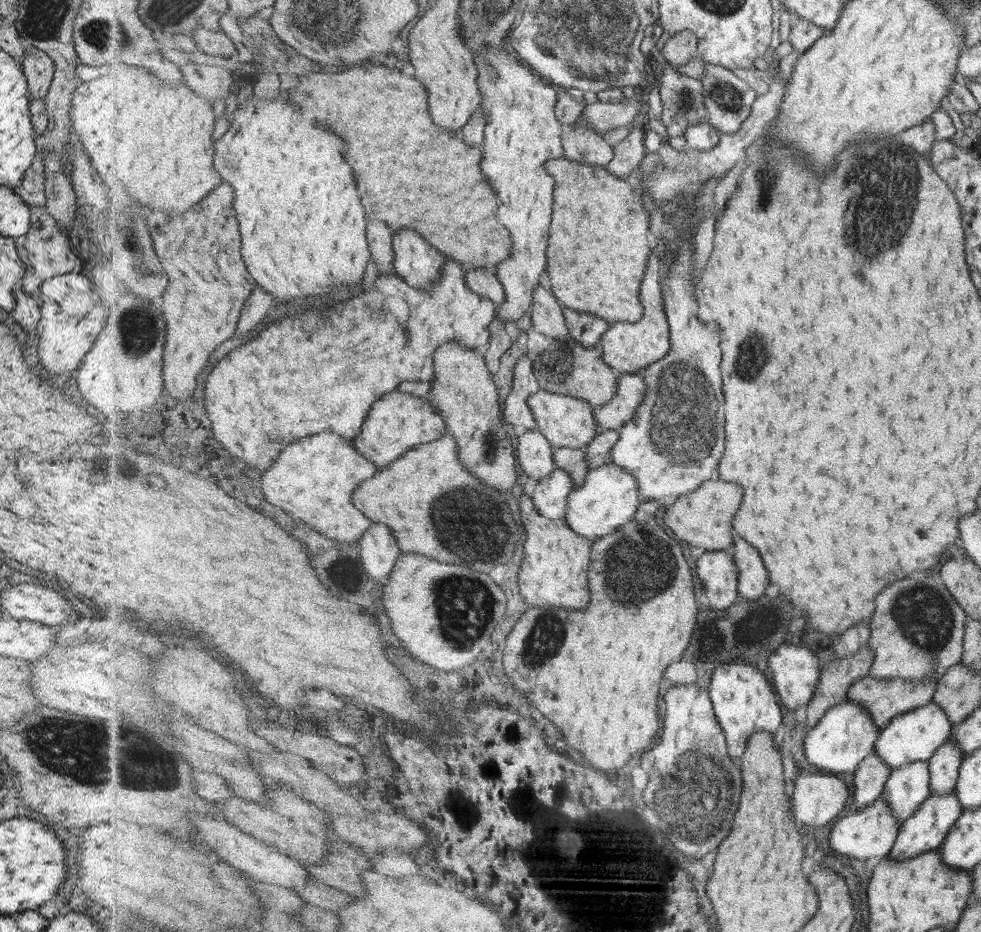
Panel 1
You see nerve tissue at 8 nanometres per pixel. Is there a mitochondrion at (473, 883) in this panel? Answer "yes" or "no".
no

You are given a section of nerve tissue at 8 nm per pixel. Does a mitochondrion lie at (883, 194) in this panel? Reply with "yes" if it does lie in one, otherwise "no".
yes

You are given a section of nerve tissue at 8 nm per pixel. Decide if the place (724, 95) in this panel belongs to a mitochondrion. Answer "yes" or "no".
yes

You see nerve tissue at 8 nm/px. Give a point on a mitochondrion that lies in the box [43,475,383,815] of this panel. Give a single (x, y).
(141, 757)

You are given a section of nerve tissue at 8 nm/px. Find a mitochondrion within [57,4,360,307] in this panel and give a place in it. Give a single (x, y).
(95, 32)

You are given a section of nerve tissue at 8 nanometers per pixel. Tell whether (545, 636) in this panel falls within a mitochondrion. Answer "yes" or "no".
yes

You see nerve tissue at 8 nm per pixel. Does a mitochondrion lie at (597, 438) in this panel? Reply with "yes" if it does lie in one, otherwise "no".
no

